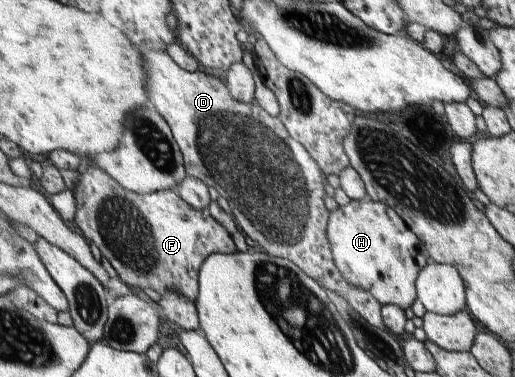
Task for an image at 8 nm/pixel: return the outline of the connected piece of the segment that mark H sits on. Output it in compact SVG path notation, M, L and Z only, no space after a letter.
M372 199L351 200L348 205L339 206L338 210L332 212L327 224L327 237L331 243L335 263L350 284L369 290L381 305L394 303L406 310L414 304L414 300L418 298L415 282L419 278L419 272L430 261L429 250L395 209Z

